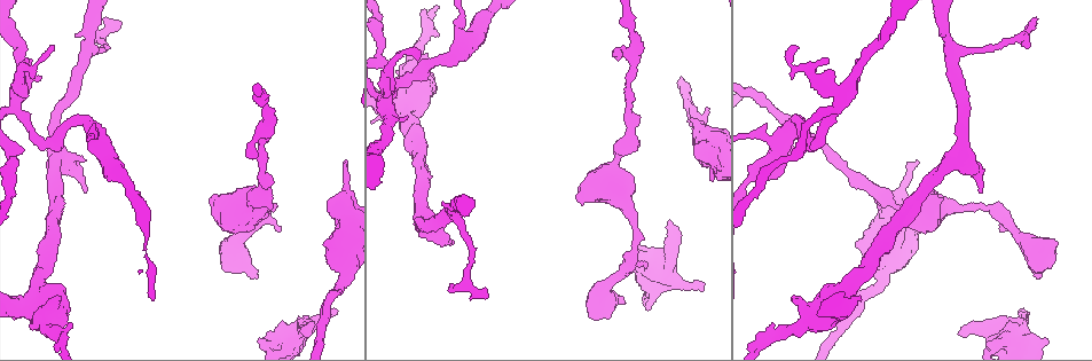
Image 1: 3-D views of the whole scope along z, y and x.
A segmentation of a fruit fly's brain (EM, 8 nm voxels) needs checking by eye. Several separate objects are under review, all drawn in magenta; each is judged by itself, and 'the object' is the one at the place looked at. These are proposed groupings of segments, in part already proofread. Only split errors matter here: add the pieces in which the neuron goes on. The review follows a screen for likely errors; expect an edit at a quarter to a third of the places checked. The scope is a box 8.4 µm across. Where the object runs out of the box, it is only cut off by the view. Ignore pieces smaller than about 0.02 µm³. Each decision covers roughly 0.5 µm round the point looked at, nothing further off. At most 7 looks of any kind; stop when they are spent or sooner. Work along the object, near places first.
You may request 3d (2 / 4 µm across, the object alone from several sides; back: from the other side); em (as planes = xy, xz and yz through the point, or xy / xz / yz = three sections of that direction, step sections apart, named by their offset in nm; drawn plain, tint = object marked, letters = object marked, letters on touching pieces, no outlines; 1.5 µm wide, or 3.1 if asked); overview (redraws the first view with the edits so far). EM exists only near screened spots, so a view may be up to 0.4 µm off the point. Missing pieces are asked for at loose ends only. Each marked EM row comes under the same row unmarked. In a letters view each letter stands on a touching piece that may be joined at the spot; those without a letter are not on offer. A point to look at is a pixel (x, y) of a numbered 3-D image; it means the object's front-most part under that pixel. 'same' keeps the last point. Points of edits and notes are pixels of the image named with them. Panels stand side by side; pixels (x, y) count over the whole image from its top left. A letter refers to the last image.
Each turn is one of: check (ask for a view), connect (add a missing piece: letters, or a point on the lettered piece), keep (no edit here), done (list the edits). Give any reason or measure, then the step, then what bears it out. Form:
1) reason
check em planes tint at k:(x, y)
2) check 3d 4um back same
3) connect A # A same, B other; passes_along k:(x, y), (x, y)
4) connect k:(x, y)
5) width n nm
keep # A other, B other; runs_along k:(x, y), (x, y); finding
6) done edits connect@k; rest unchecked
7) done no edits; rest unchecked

check em planes letters at 1:(1028, 47)

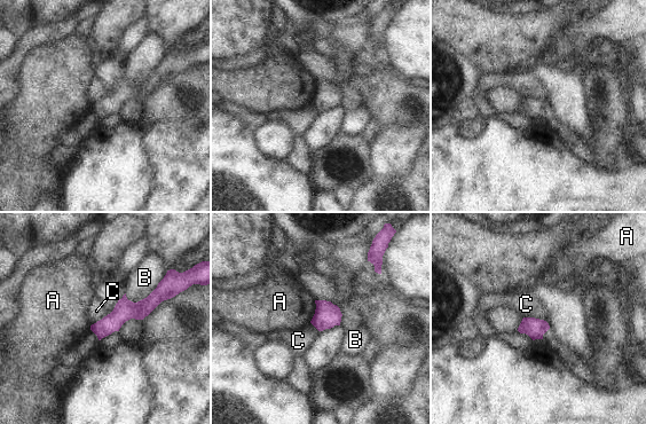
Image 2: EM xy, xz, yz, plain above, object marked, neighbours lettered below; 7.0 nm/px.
keep # A other, B other, C other; runs_along 2:(154, 295), (94, 328); no lettered piece goes on from it

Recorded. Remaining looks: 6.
an open end
check 3d 2um at 1:(1022, 314)

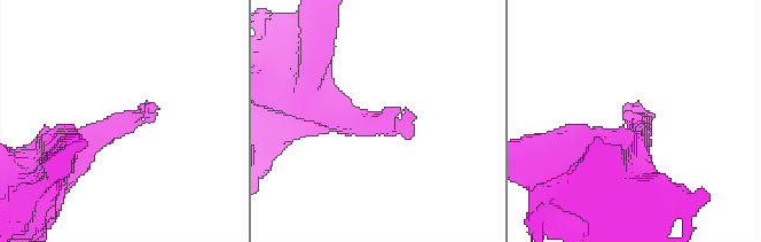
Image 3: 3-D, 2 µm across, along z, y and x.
check em yz step 4 letters at 3:(155, 112)

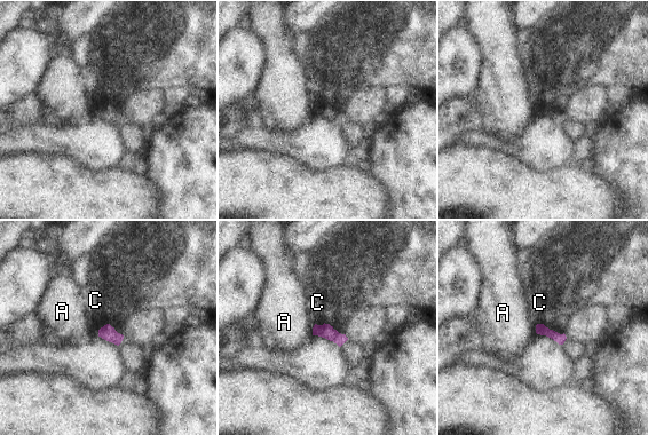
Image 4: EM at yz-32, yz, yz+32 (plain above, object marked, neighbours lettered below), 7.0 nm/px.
another direction
check em planes letters same

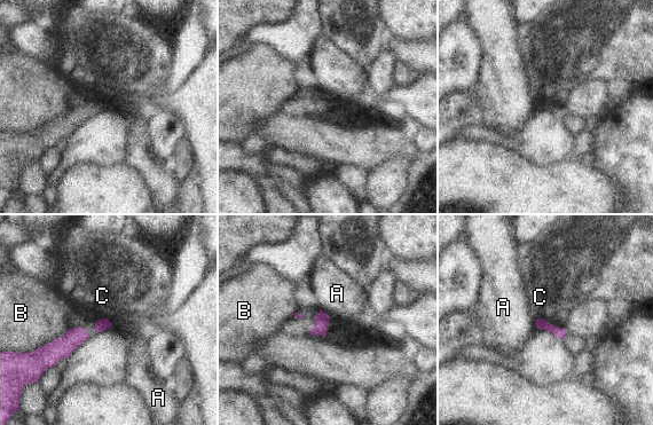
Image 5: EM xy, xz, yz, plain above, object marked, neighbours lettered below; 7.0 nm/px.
keep # A other, B other, C other; border 5:(321, 308), (330, 316); no lettered piece goes on from it

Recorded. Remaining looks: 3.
thick end
check 3d 4um back at 1:(327, 210)

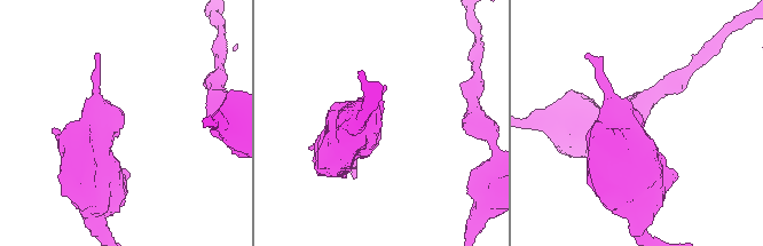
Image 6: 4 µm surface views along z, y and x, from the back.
arm_widths 220, 750 nm
check em planes letters at 6:(120, 124)

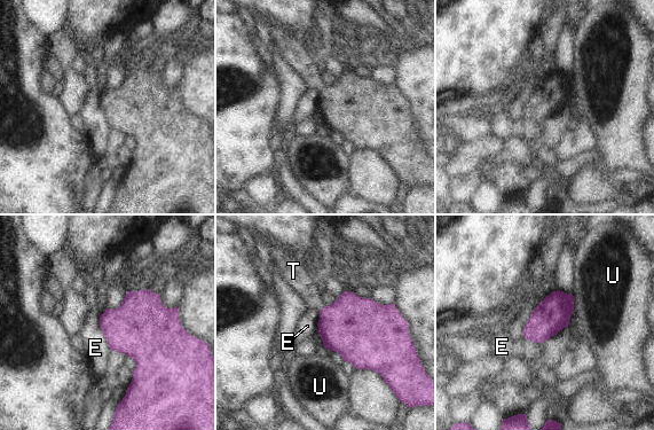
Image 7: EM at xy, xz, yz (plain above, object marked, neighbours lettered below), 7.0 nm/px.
connect T # E other, T same, U other; passes_along 7:(352, 326), (322, 309), (299, 281); the neuron continues

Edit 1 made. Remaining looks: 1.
done edits connect@7; rest unchecked

